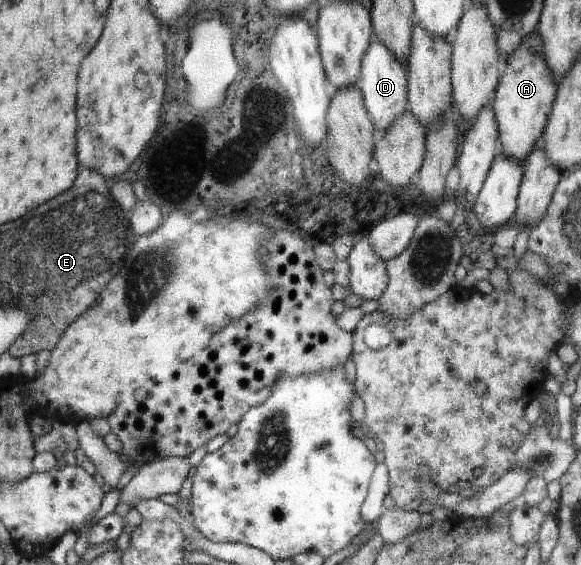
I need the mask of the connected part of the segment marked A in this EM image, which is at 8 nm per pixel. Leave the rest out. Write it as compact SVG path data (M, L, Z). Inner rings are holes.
M536 29L507 57L507 68L499 79L490 102L499 131L498 147L503 154L524 163L527 155L542 140L556 92L557 83L553 71L546 63L543 39Z

